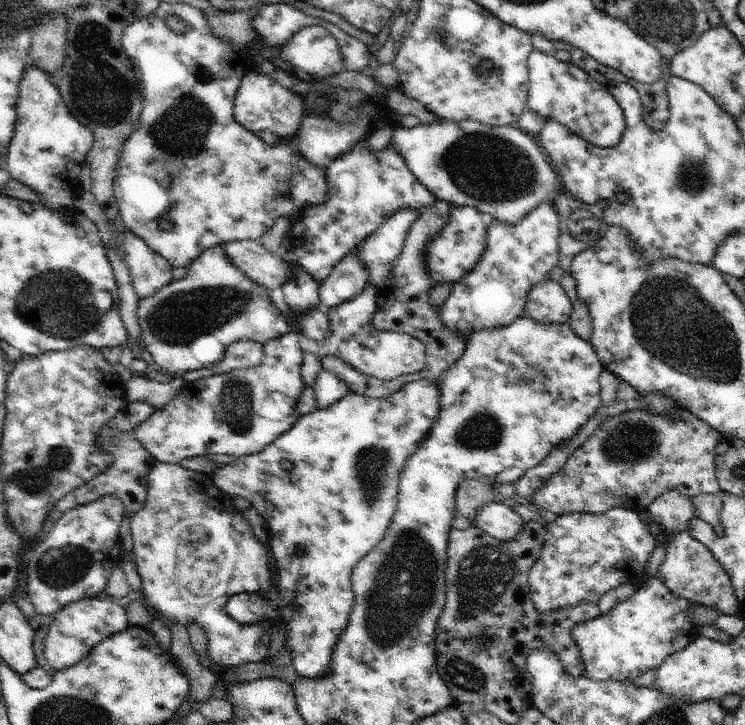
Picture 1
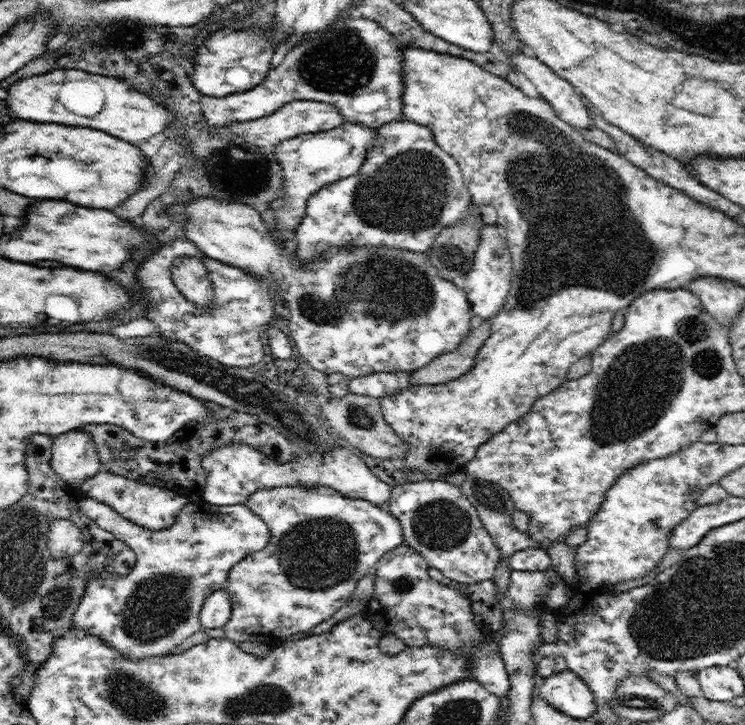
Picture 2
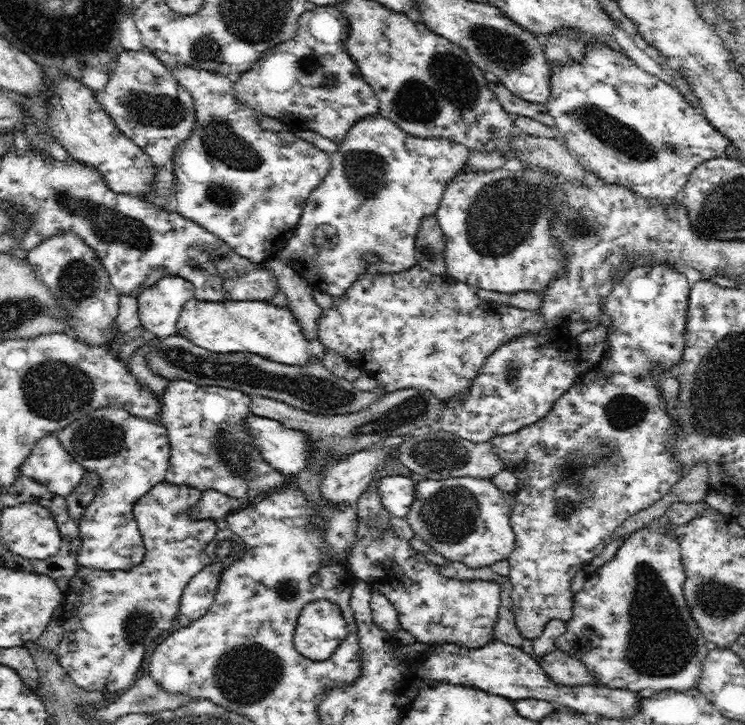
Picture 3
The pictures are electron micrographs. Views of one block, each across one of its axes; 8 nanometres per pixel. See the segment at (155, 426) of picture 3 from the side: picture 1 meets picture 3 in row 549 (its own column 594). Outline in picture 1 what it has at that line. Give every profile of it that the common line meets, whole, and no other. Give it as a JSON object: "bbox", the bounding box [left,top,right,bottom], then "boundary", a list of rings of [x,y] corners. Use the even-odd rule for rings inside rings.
{"bbox":[527,48,625,147],"boundary":[[[536,48],[529,55],[528,68],[527,110],[544,117],[546,122],[556,120],[592,145],[612,147],[620,142],[625,130],[625,117],[609,86],[594,81],[570,62],[556,60],[554,53],[540,52]]]}

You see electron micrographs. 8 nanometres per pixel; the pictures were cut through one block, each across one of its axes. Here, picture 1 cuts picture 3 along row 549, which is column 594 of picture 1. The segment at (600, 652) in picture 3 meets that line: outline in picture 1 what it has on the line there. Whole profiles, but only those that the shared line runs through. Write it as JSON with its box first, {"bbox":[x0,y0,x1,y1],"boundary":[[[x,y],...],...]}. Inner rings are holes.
{"bbox":[572,576,701,682],"boundary":[[[658,576],[642,580],[631,598],[611,612],[572,630],[585,665],[584,675],[597,682],[634,681],[646,672],[658,669],[672,654],[701,637],[683,608],[681,601]]]}

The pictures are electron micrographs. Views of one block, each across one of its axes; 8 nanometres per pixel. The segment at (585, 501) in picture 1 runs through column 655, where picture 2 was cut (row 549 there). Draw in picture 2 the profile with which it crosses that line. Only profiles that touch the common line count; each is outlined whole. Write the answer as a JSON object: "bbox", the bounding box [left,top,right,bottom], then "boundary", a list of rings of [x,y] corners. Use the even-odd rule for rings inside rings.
{"bbox":[387,478,500,584],"boundary":[[[442,478],[406,482],[406,484],[392,488],[390,500],[387,503],[389,513],[395,516],[401,524],[404,543],[426,559],[429,566],[440,570],[448,583],[476,584],[494,578],[496,568],[500,564],[500,548],[484,527],[477,508],[460,487],[449,484]]]}

